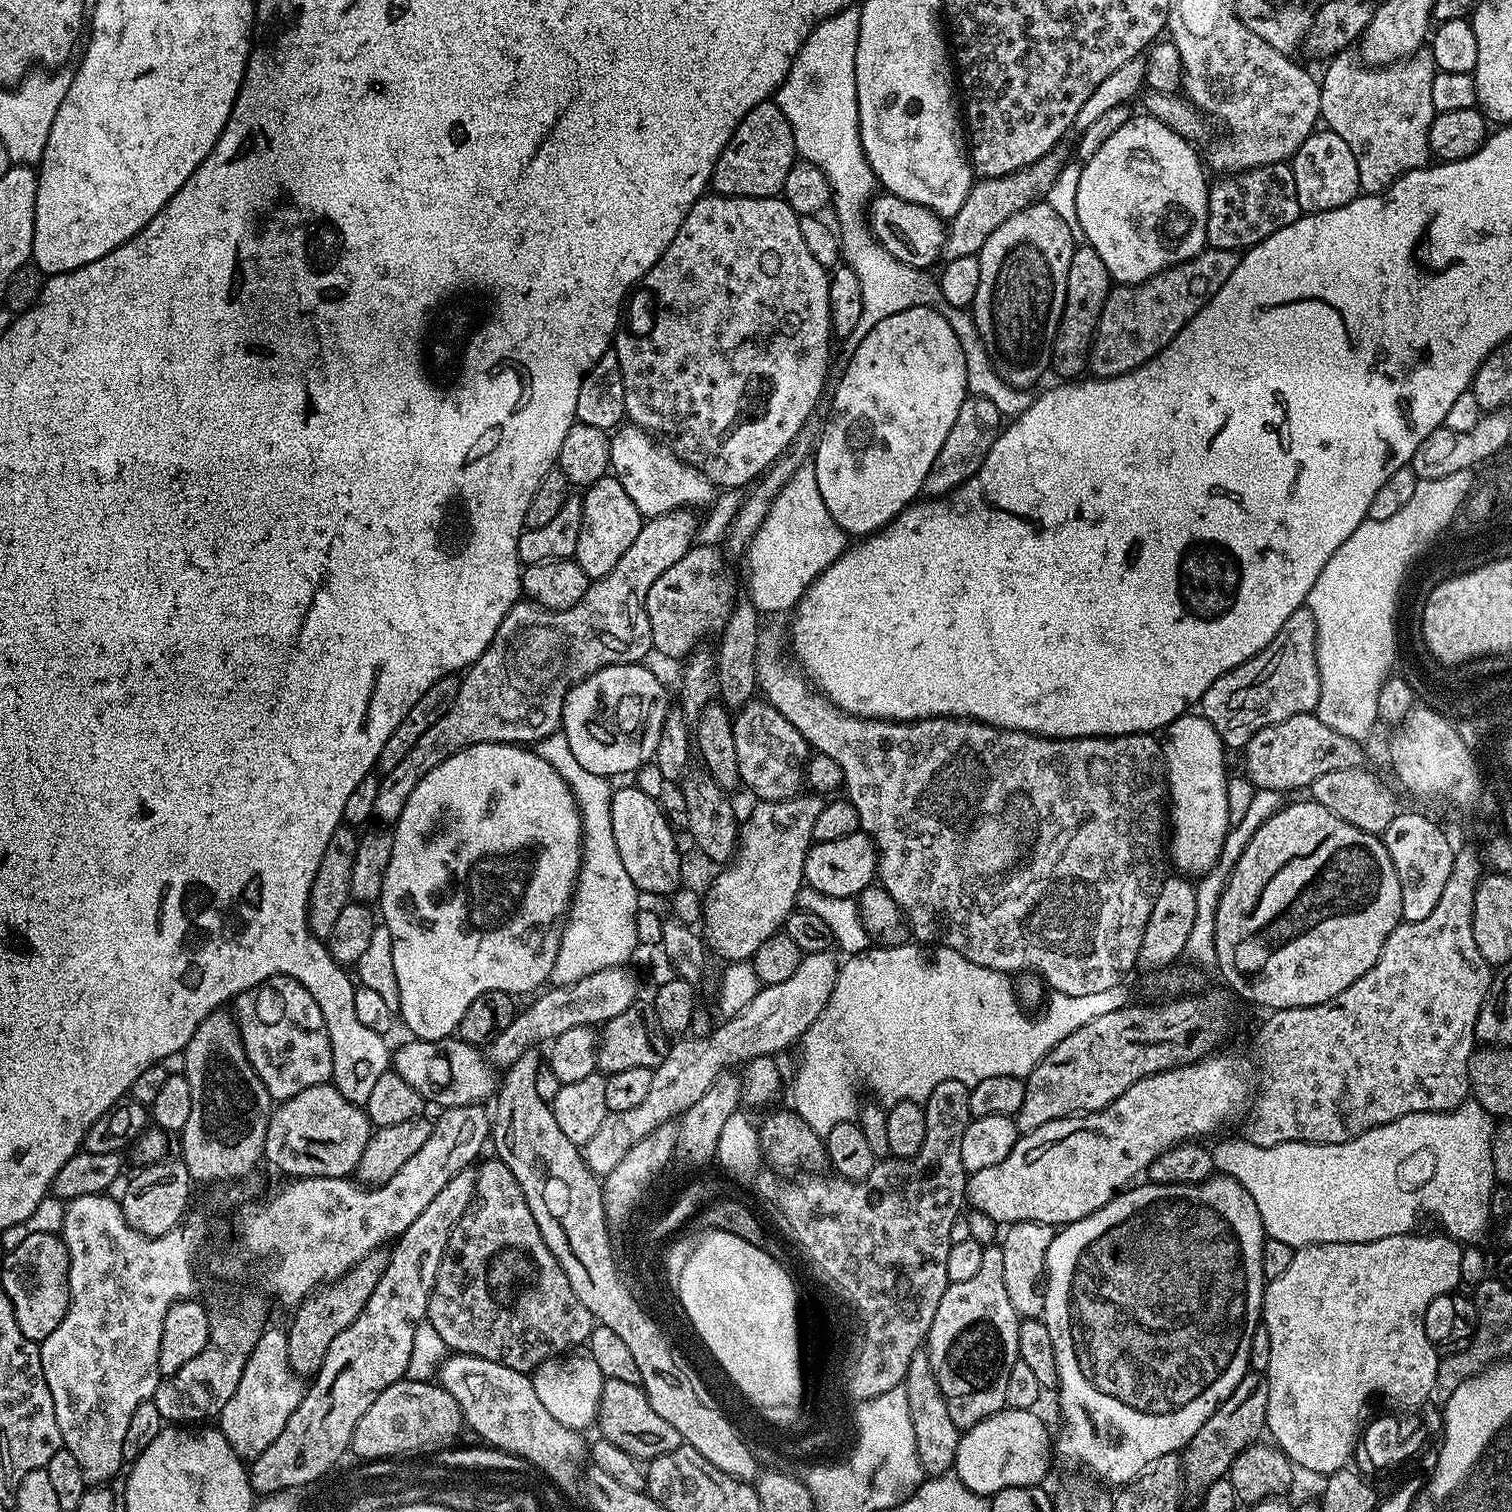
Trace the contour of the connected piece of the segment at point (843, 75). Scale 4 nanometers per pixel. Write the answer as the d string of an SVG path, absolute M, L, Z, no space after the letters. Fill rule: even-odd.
M849 6L843 11L833 12L812 25L808 36L800 43L796 56L792 59L788 73L774 93L774 102L786 114L786 122L790 122L796 151L803 159L817 164L828 175L828 181L834 193L834 209L840 215L839 239L842 241L842 252L846 257L847 267L858 274L858 282L862 282L864 295L863 325L869 329L878 326L882 318L890 312L900 312L905 308L907 300L914 298L914 281L916 275L909 264L898 263L880 246L873 242L871 233L866 229L862 211L866 201L877 187L878 181L868 159L864 157L864 147L860 141L860 119L858 118L858 94L856 93L856 71L854 58L858 50L860 37L860 8Z

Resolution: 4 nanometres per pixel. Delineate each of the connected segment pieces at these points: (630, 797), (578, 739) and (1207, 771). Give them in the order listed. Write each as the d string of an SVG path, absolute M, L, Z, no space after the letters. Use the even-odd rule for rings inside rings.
M628 784L622 788L617 787L610 797L611 833L614 836L619 858L626 874L634 882L640 892L652 892L661 896L674 892L679 881L680 855L676 852L676 842L672 830L660 812L659 801L640 791L634 784Z
M643 663L606 666L588 677L586 686L568 691L562 731L582 770L613 778L627 772L635 774L645 764L653 763L670 705L663 682L644 667Z
M1203 714L1179 716L1168 725L1166 735L1162 751L1170 797L1170 856L1180 868L1207 870L1219 859L1230 831L1225 799L1229 781L1224 776L1226 745Z

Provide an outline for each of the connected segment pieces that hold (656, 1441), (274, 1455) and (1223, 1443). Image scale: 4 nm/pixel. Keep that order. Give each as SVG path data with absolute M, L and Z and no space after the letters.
M605 1379L598 1420L601 1425L604 1423L608 1431L605 1433L618 1447L644 1462L682 1446L678 1430L674 1430L674 1426L670 1426L670 1422L666 1422L654 1406L650 1406L643 1387L636 1382Z
M472 1166L456 1172L446 1186L434 1194L434 1202L430 1202L391 1245L392 1256L390 1252L380 1281L360 1316L330 1343L313 1384L305 1396L299 1397L282 1434L262 1450L259 1458L251 1461L253 1493L267 1494L323 1472L339 1456L341 1448L350 1448L352 1439L348 1434L358 1426L358 1418L370 1410L376 1395L386 1390L386 1386L405 1379L417 1322L427 1317L428 1299L450 1234L476 1195L476 1174L477 1169Z
M1249 1370L1234 1386L1230 1398L1223 1400L1216 1407L1214 1414L1206 1418L1202 1430L1194 1434L1194 1438L1183 1449L1182 1459L1186 1476L1199 1486L1207 1486L1215 1480L1227 1477L1228 1467L1232 1465L1237 1453L1242 1451L1247 1444L1257 1439L1259 1432L1263 1433L1268 1419L1268 1378L1263 1372Z

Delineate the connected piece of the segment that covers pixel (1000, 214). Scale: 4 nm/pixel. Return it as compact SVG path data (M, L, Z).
M1022 168L1018 172L1013 172L1011 176L999 176L994 180L977 179L966 194L962 210L958 210L958 214L951 217L947 225L946 234L952 237L952 244L944 244L943 259L949 261L977 255L986 238L990 238L990 234L994 234L994 230L998 230L998 226L1002 226L1006 218L1037 203L1042 196L1042 187L1037 177L1031 173L1030 168Z

